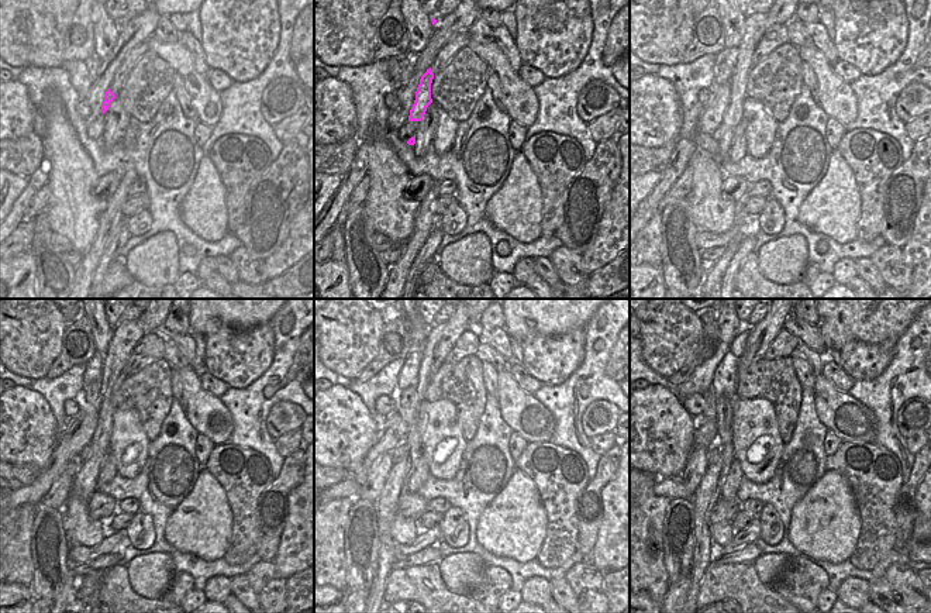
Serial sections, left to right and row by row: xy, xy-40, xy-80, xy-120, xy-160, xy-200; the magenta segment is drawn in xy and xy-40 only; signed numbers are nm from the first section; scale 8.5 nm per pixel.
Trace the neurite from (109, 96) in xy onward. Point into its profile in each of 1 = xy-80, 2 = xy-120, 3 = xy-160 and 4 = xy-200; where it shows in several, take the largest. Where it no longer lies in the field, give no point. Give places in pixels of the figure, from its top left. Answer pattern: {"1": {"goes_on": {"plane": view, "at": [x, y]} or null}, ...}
{"1": {"goes_on": {"plane": "xy-80", "at": [755, 24]}}, "2": {"goes_on": {"plane": "xy-120", "at": [126, 336]}}, "3": {"goes_on": {"plane": "xy-160", "at": [396, 485]}}, "4": {"goes_on": {"plane": "xy-200", "at": [709, 491]}}}

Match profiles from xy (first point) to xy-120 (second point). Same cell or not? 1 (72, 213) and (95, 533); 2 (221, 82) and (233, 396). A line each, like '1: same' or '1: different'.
1: same
2: different

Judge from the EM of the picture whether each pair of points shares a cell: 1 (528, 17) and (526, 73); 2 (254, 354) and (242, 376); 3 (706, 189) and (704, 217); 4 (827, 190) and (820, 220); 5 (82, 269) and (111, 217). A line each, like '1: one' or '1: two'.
1: two
2: one
3: one
4: one
5: one

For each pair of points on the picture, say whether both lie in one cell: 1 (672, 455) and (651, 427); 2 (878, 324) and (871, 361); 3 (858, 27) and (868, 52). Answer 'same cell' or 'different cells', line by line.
1: same cell
2: different cells
3: same cell

